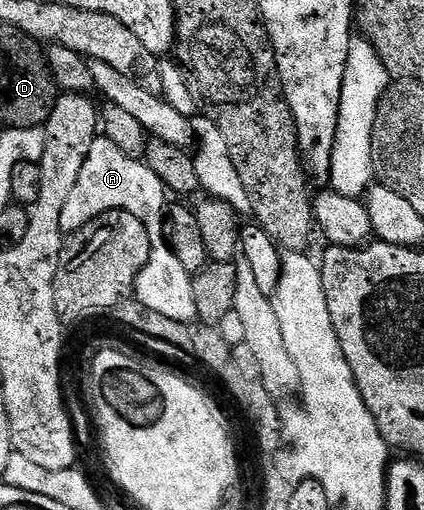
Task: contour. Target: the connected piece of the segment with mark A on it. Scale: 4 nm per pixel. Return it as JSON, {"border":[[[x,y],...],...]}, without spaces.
{"border":[[[97,136],[91,142],[86,161],[82,164],[82,176],[78,176],[78,184],[74,184],[66,205],[62,207],[60,228],[65,232],[81,230],[87,222],[108,210],[125,210],[138,216],[148,230],[151,252],[150,260],[136,280],[133,290],[135,301],[145,306],[146,310],[166,316],[169,320],[192,324],[197,321],[192,276],[167,246],[163,225],[166,210],[164,194],[166,188],[162,180],[150,172],[147,164],[124,155],[110,140]]]}

